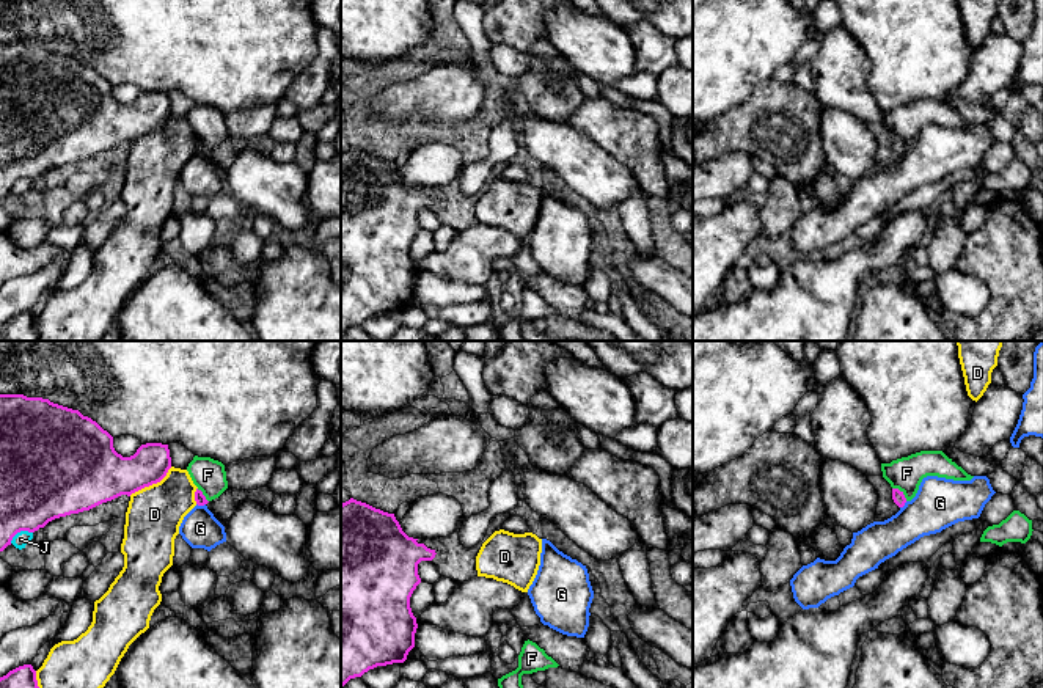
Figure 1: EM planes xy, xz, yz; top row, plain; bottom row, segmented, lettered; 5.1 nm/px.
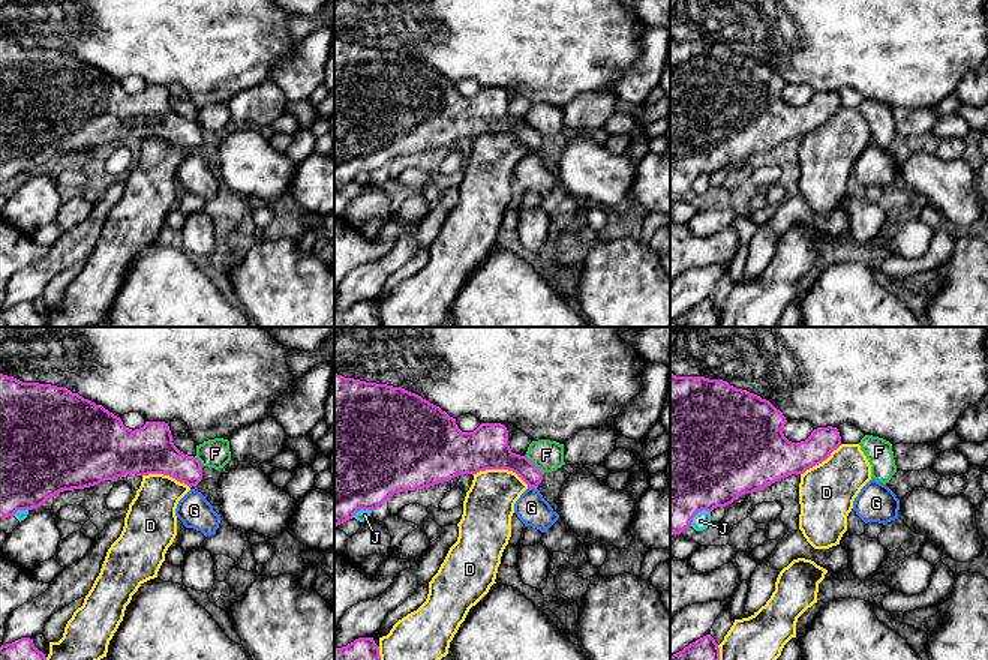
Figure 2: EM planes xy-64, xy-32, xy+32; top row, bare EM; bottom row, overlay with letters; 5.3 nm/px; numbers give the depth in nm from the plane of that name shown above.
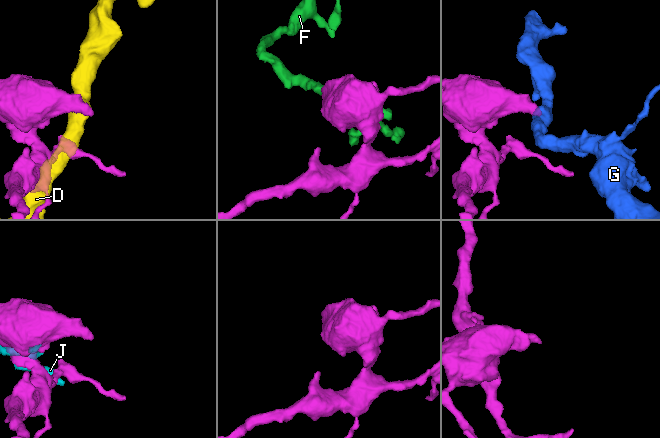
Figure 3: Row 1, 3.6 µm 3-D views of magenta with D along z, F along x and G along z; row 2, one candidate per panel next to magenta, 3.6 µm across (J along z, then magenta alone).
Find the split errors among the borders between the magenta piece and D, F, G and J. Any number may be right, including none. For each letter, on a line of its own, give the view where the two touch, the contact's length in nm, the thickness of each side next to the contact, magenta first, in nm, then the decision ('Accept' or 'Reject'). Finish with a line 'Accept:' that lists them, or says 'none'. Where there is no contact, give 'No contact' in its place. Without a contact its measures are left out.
D: Touches magenta in xy. Shared border 260 nm. Thickness 260 nm (magenta) against 280 nm. Reject
F: Touches magenta in yz. Shared border 100 nm. Thickness 70 nm (magenta) against 170 nm. Reject
G: Touches magenta in xy. Shared border 50 nm. Thickness 60 nm (magenta) against 190 nm. Reject
J: Touches magenta in xy. Shared border 130 nm. Thickness 380 nm (magenta) against 80 nm. Reject
Accept: none

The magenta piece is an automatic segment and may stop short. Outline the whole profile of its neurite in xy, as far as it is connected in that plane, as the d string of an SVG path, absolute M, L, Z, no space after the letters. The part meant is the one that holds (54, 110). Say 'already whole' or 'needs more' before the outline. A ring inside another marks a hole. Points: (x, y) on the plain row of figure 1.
already whole; M0 42L0 199L11 193L20 179L35 181L49 170L90 159L121 143L132 141L160 130L171 116L168 93L141 93L130 105L113 96L113 85L96 69L42 46Z

